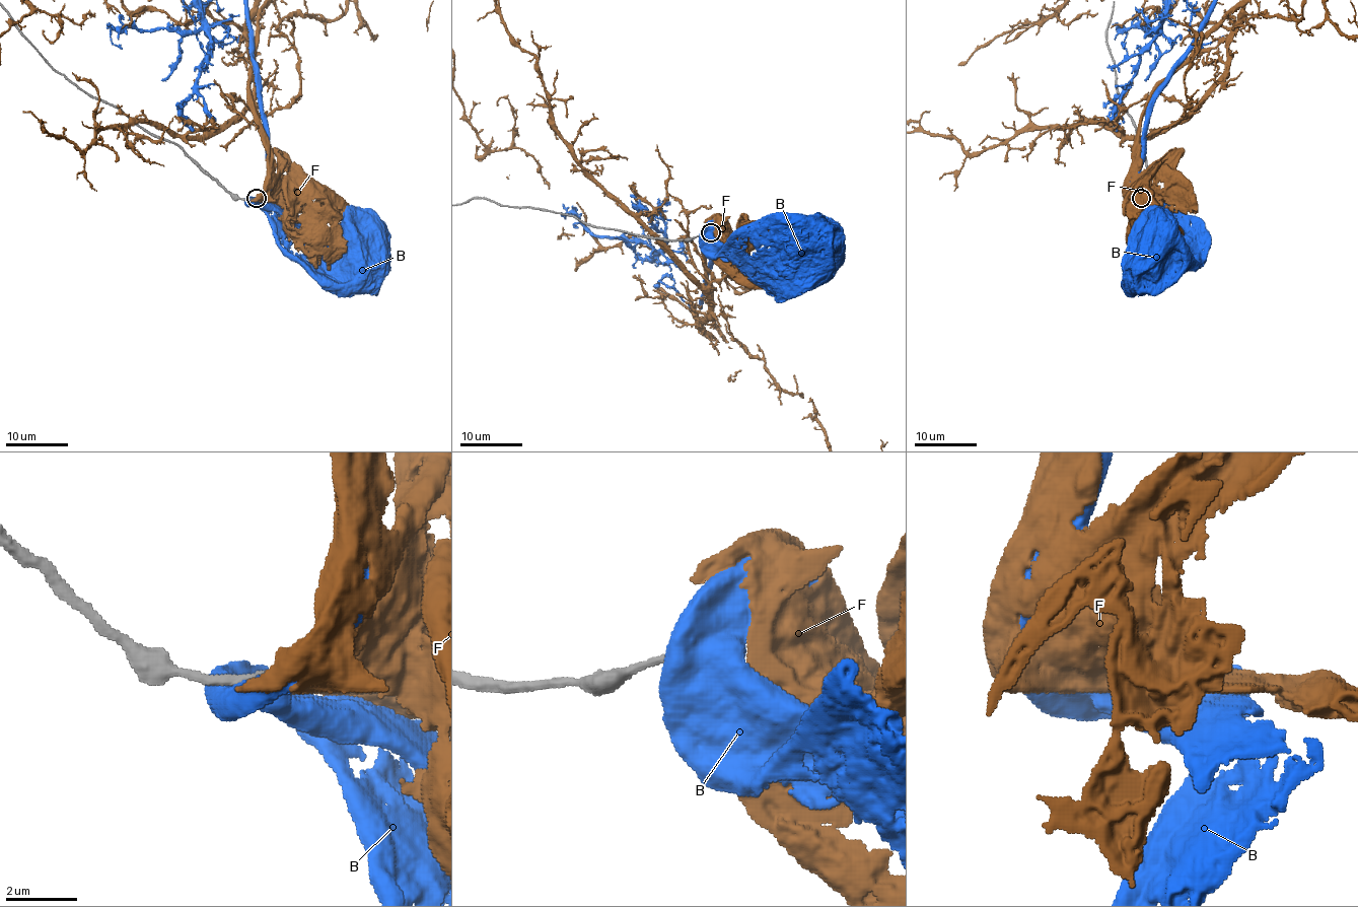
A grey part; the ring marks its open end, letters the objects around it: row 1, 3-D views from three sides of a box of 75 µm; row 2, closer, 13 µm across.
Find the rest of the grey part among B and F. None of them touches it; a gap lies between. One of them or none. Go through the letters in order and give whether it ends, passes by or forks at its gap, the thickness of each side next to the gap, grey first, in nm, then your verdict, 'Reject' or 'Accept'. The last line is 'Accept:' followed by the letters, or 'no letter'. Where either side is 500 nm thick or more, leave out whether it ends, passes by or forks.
B: Thickness 170 nm (grey) against 900 nm. Reject
F: Thickness 170 nm (grey) against 750 nm. Reject
Accept: no letter

